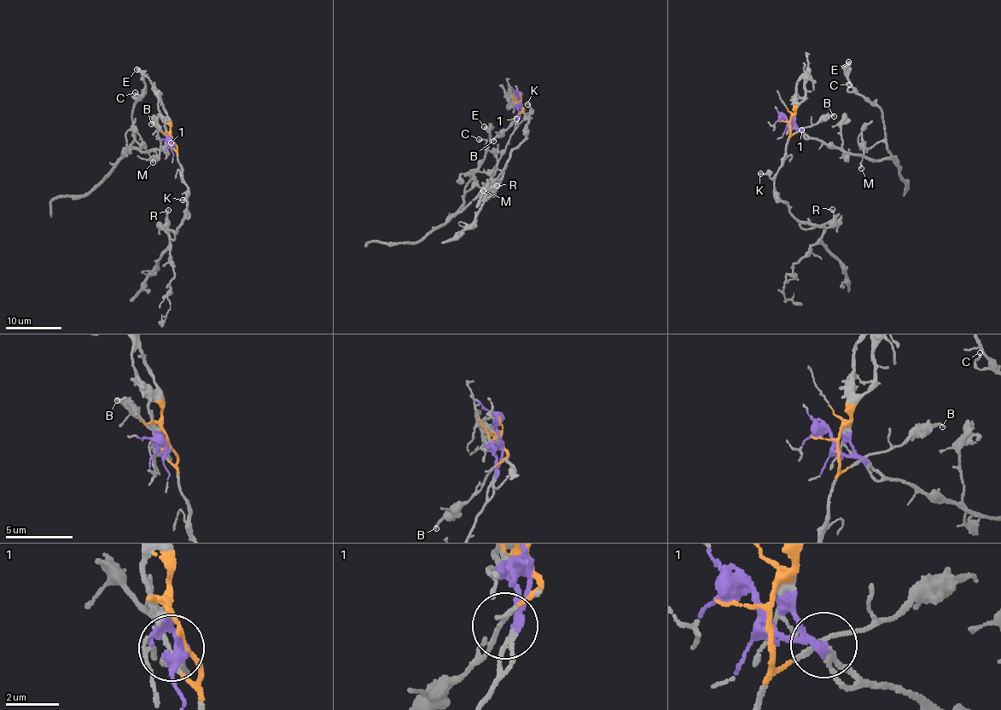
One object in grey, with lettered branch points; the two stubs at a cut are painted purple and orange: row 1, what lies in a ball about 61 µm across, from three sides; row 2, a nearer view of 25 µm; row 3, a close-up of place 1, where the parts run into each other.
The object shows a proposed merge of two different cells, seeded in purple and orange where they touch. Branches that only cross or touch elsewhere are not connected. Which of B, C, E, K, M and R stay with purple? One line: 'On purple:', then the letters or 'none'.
On purple: C, E, M

